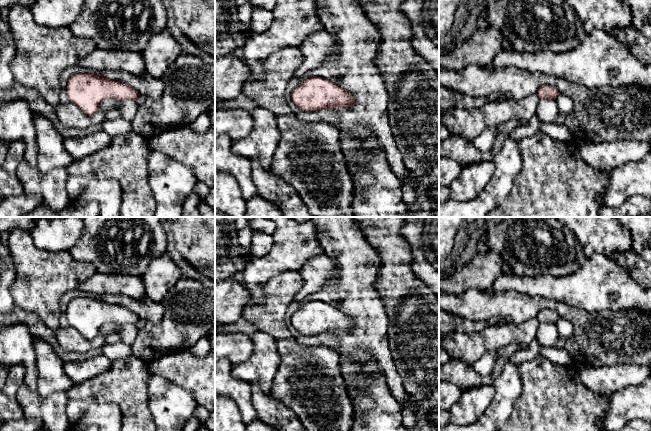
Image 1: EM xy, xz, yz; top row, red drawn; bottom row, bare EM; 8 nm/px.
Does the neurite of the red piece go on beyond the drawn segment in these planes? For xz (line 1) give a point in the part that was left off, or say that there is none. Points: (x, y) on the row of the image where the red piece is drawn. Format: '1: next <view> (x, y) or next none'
1: next none

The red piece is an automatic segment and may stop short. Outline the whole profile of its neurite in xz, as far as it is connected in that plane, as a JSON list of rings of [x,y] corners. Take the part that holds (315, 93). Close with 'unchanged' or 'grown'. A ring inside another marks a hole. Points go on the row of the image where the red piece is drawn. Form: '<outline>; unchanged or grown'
[[[322,77],[304,80],[292,91],[291,99],[300,110],[307,112],[351,107],[356,103],[349,92]]]; unchanged

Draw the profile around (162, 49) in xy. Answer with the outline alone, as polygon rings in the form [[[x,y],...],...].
[[[168,29],[151,37],[141,53],[146,72],[156,78],[161,78],[182,54],[184,54],[183,49]]]

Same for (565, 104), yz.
[[[559,93],[555,98],[558,109],[561,113],[568,115],[573,110],[573,101],[571,98]]]

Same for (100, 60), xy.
[[[96,48],[87,56],[81,57],[76,66],[100,74],[108,70],[127,71],[134,75],[146,72],[141,53],[126,50]]]

